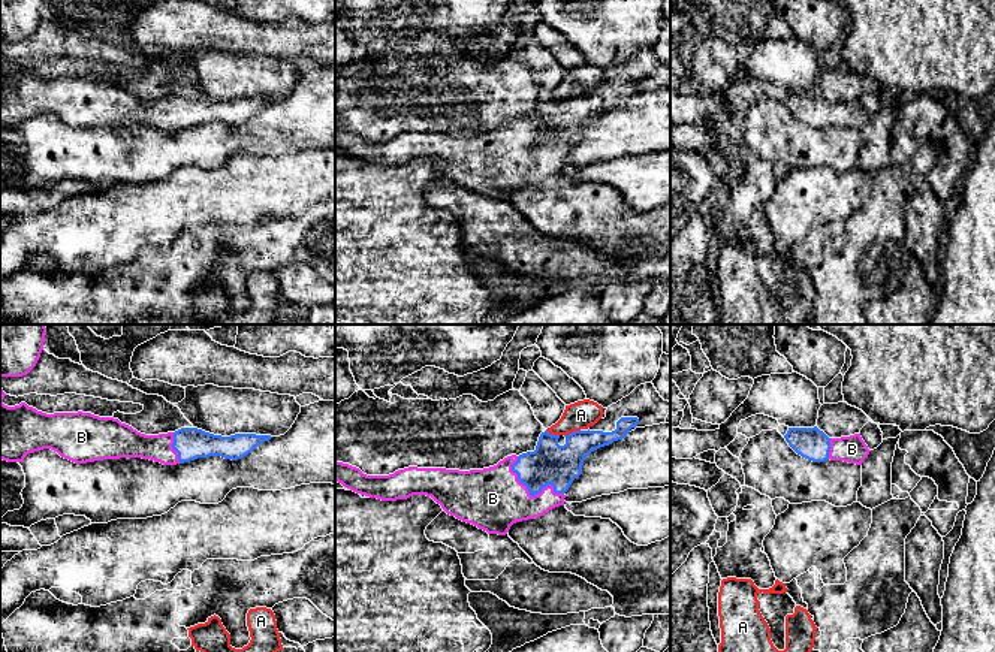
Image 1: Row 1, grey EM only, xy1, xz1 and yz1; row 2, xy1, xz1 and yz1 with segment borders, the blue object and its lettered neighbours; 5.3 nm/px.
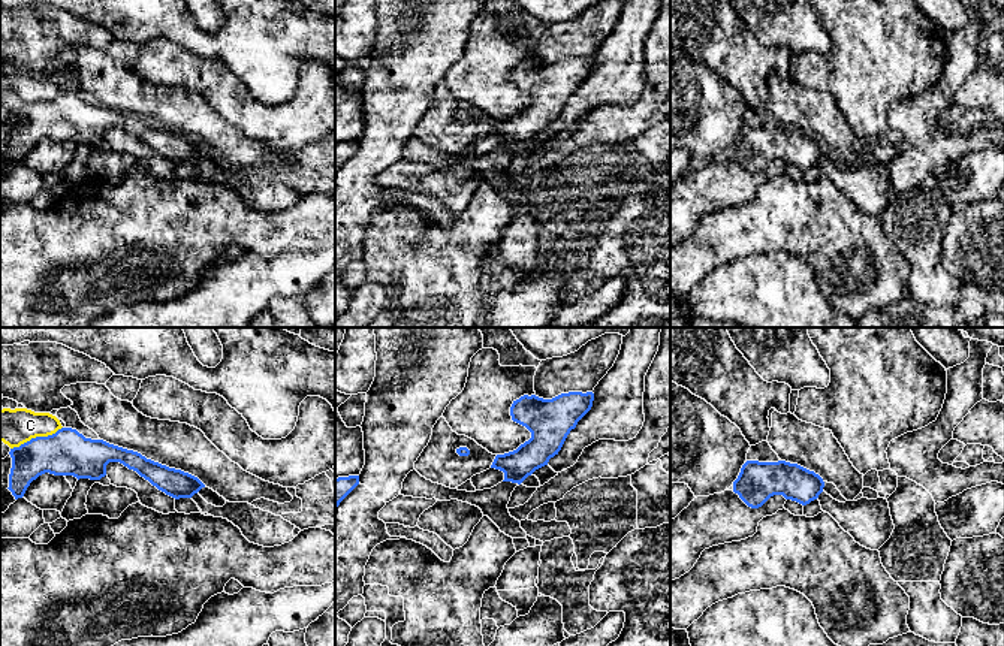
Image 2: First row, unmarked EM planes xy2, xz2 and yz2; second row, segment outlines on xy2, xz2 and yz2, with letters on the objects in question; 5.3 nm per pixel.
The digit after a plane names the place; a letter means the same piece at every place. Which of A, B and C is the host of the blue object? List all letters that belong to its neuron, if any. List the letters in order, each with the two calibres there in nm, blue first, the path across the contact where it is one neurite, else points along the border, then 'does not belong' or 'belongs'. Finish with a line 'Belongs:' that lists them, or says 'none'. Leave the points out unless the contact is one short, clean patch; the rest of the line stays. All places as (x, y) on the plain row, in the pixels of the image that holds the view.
A: 220 nm thick on the blue side, 150 nm on the other; does not belong
B: 220 nm thick on the blue side, 340 nm on the other; runs through xz1 (549, 129), (530, 159), (503, 159), (493, 163); belongs
C: 240 nm thick on the blue side, 190 nm on the other; border along xy2 (62, 91), (51, 99), (32, 102), (11, 114); does not belong
Belongs: B

